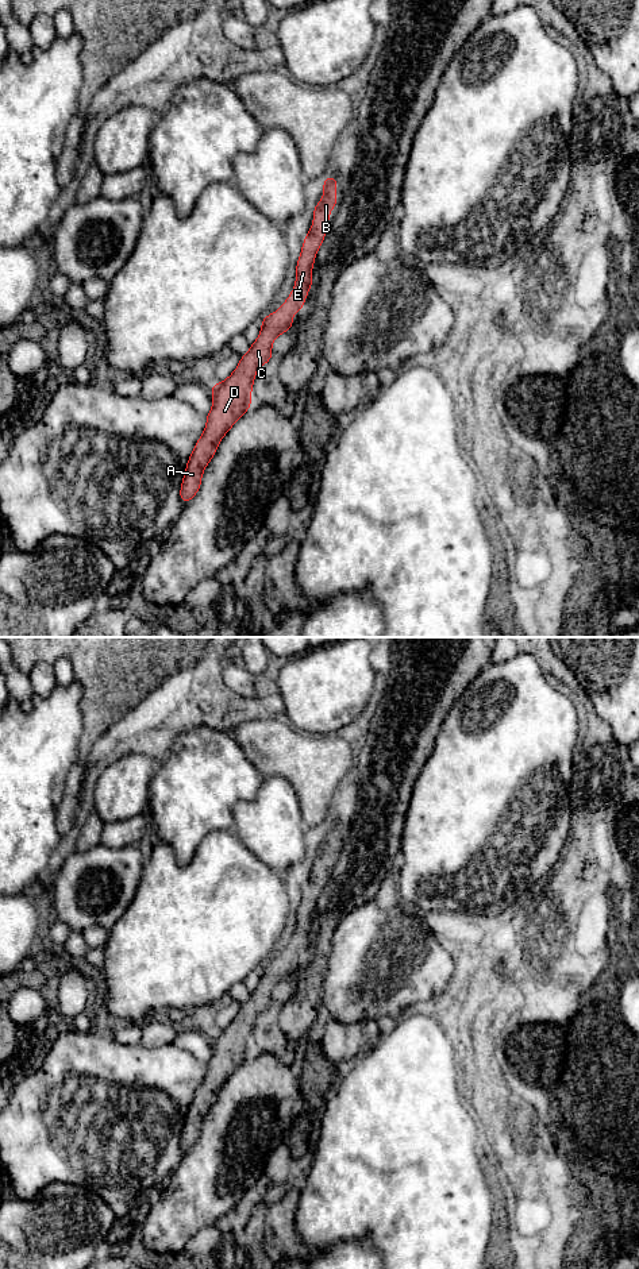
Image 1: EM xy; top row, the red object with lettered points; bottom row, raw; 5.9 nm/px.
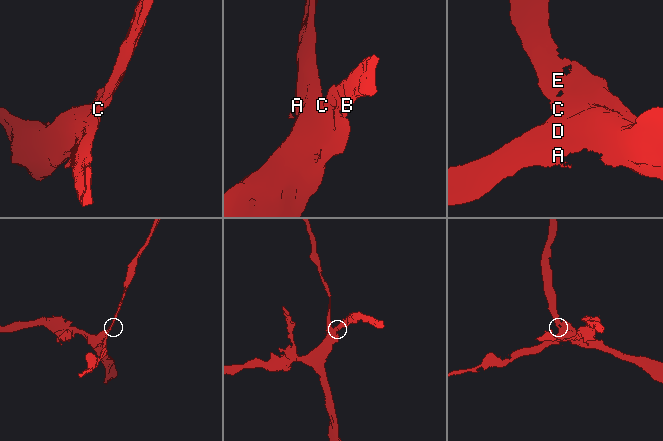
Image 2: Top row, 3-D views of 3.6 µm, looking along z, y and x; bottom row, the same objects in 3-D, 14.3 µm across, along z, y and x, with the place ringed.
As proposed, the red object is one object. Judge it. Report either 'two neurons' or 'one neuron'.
one neuron

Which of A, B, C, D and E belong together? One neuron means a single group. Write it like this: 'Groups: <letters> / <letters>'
Groups: A B C D E

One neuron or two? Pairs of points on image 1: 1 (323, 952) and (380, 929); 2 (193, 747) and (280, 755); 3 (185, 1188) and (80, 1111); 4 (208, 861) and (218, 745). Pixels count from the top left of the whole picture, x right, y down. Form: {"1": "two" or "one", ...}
{"1": "two", "2": "two", "3": "two", "4": "two"}

